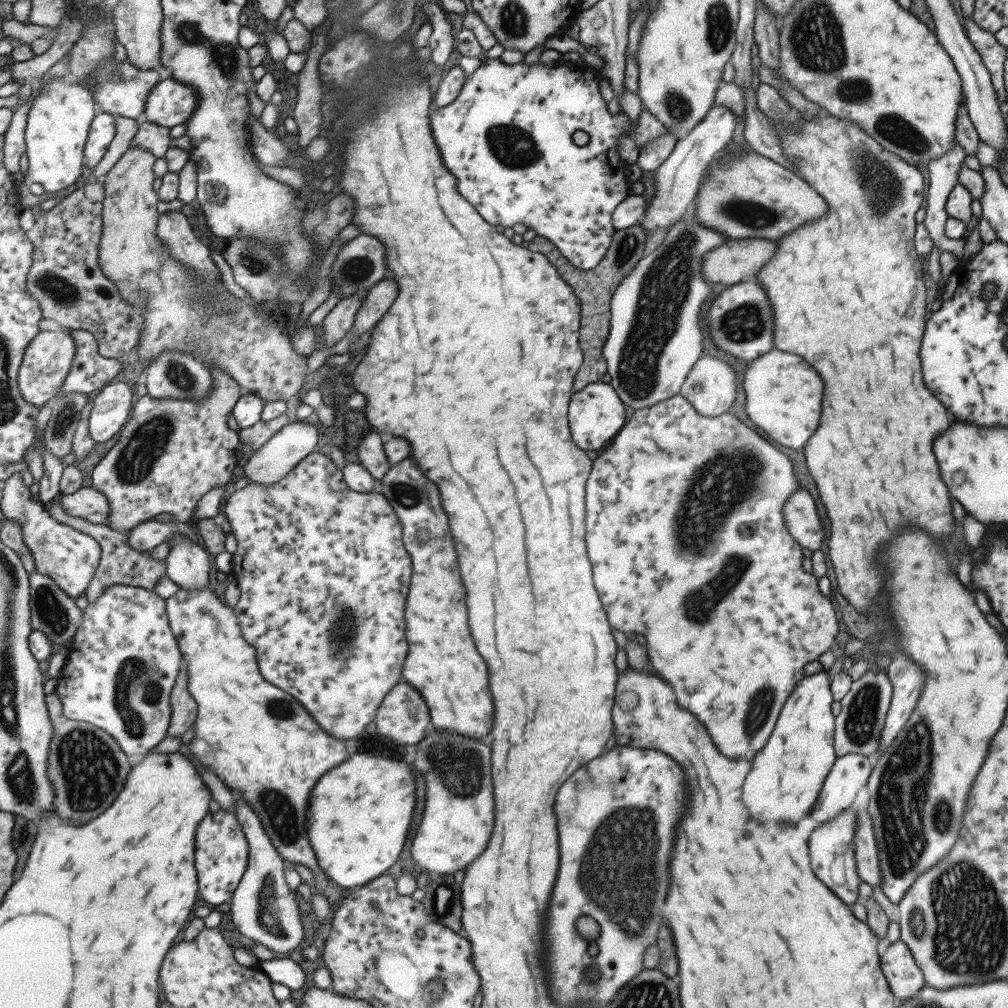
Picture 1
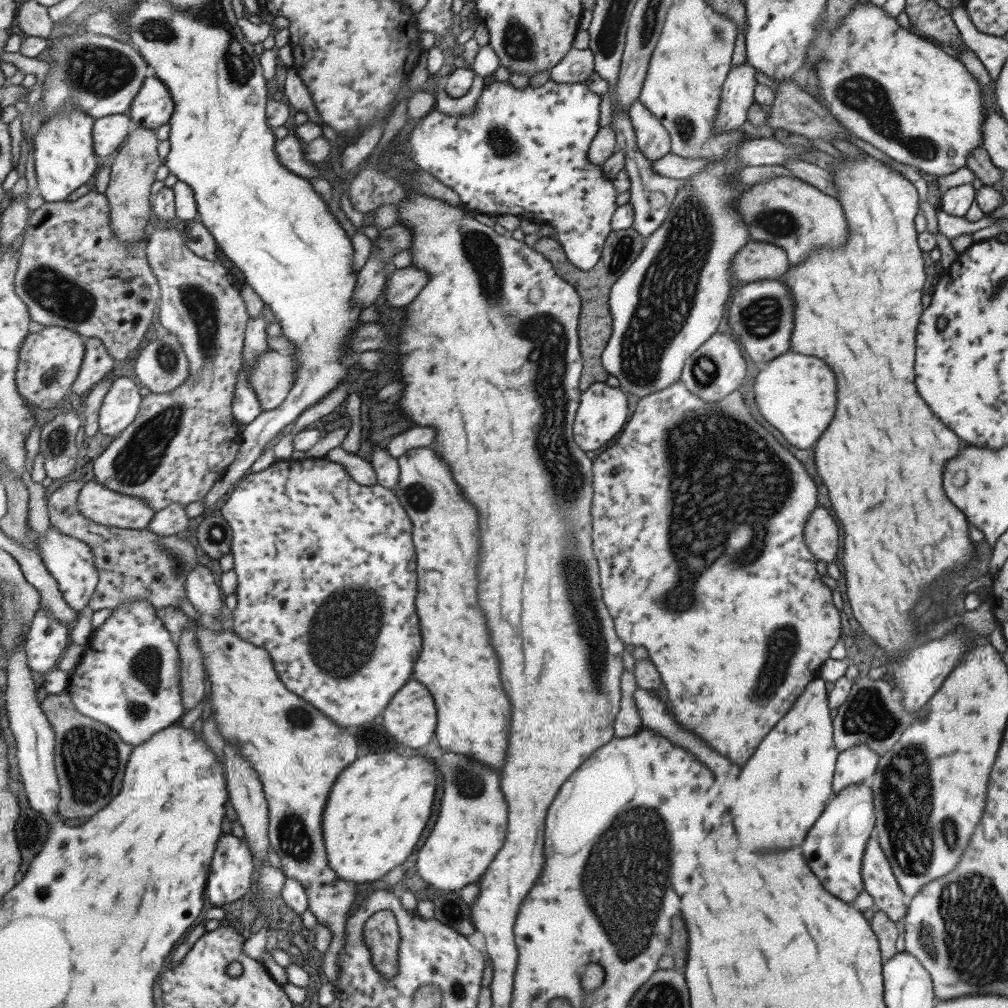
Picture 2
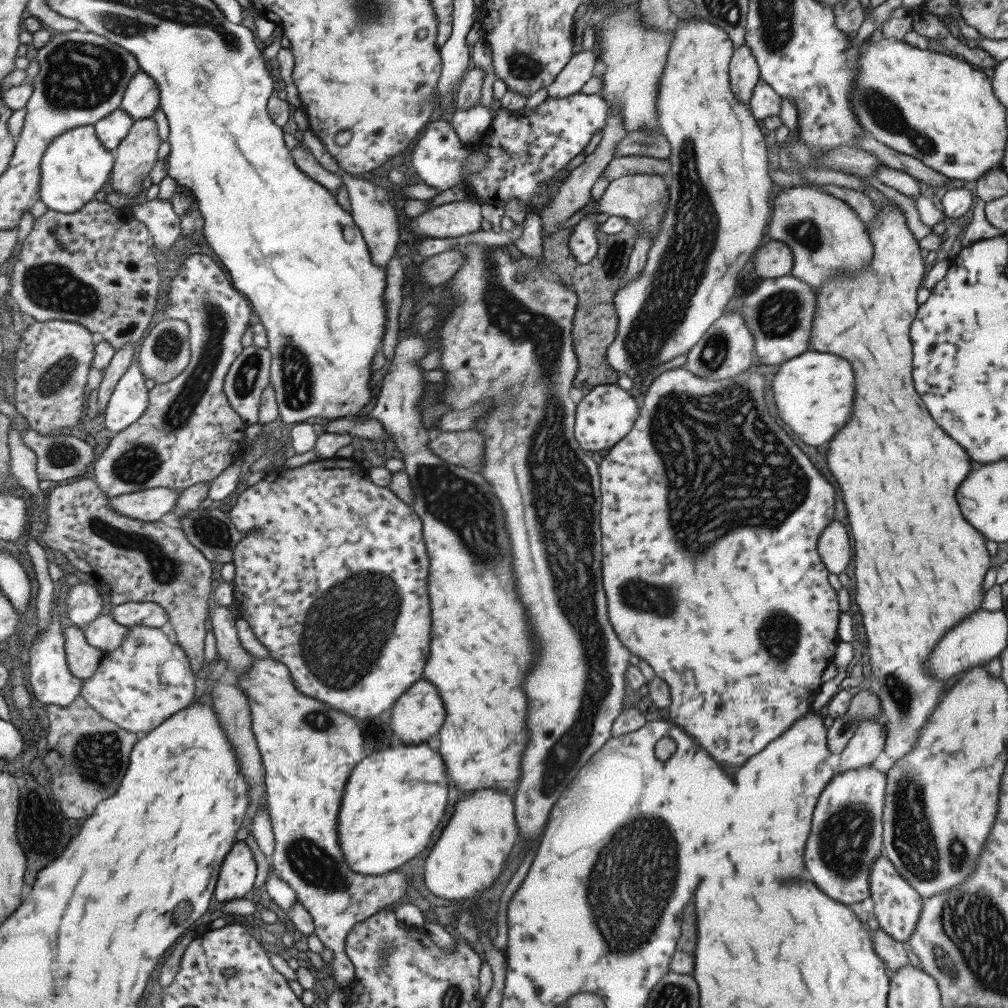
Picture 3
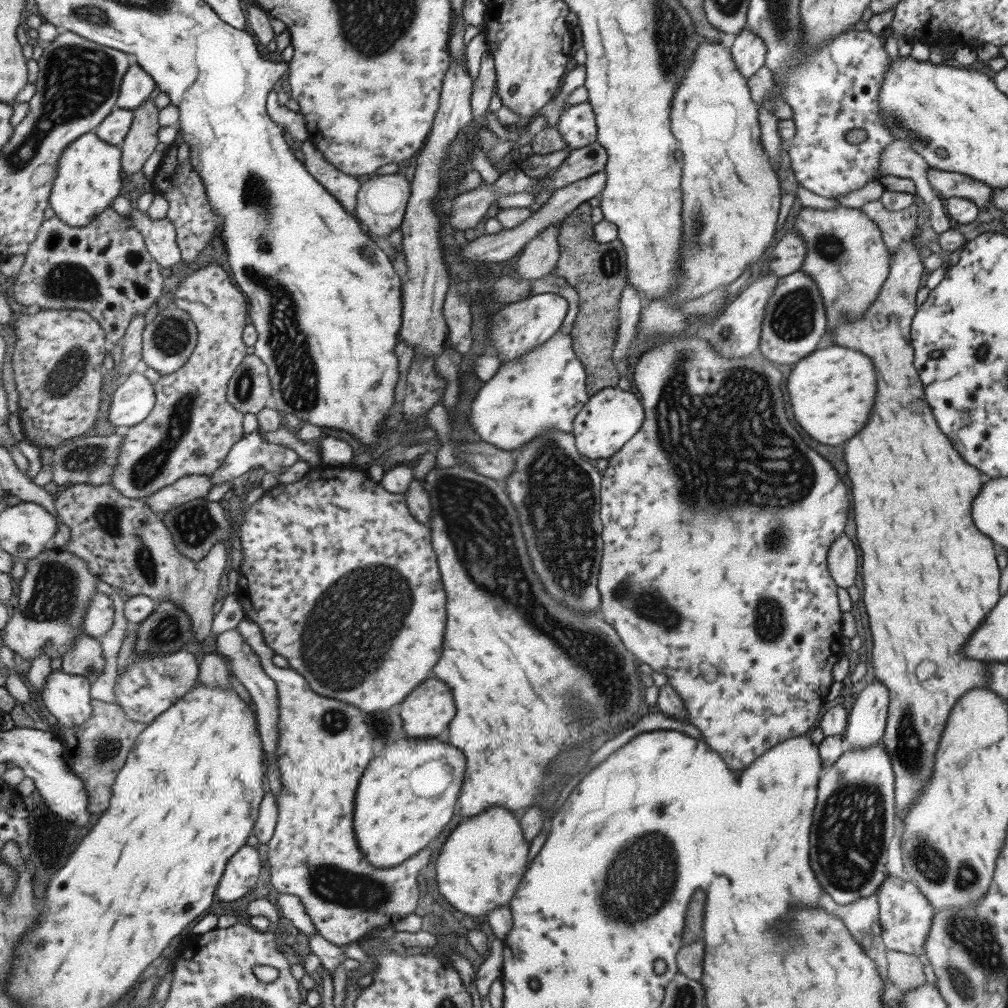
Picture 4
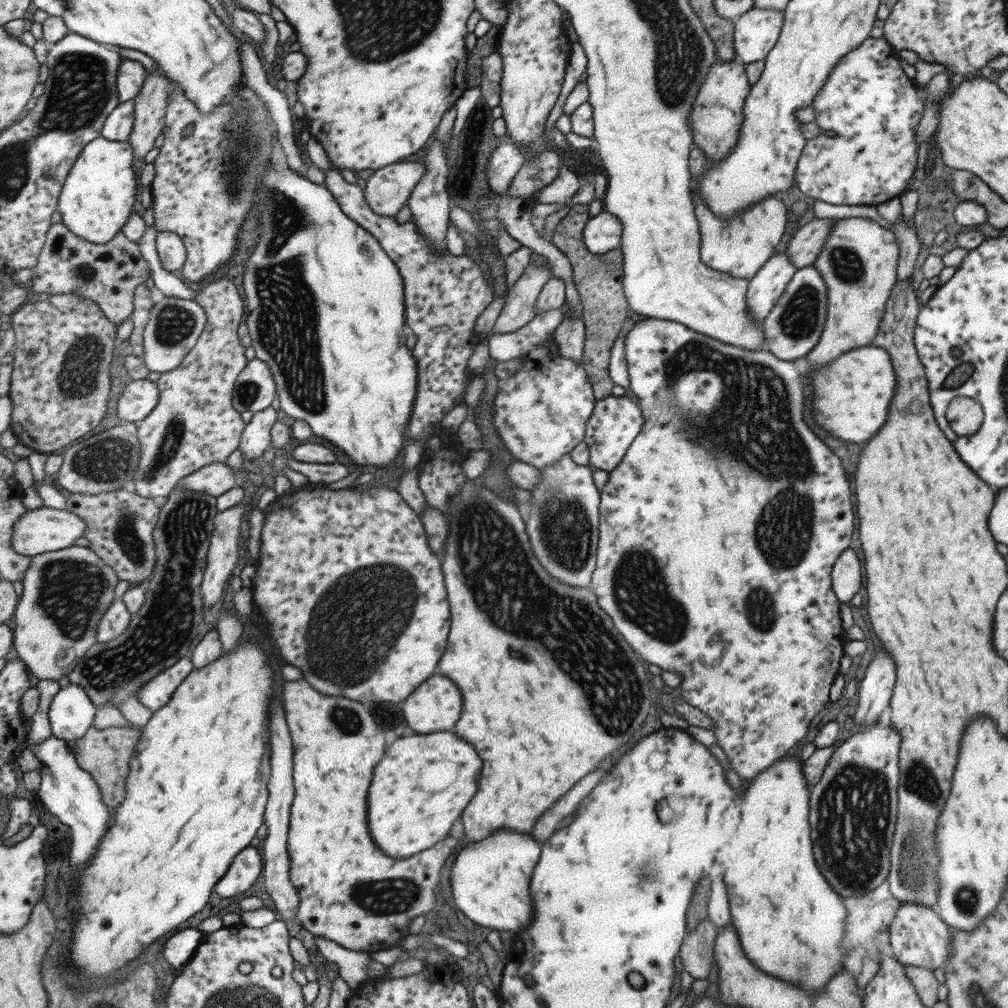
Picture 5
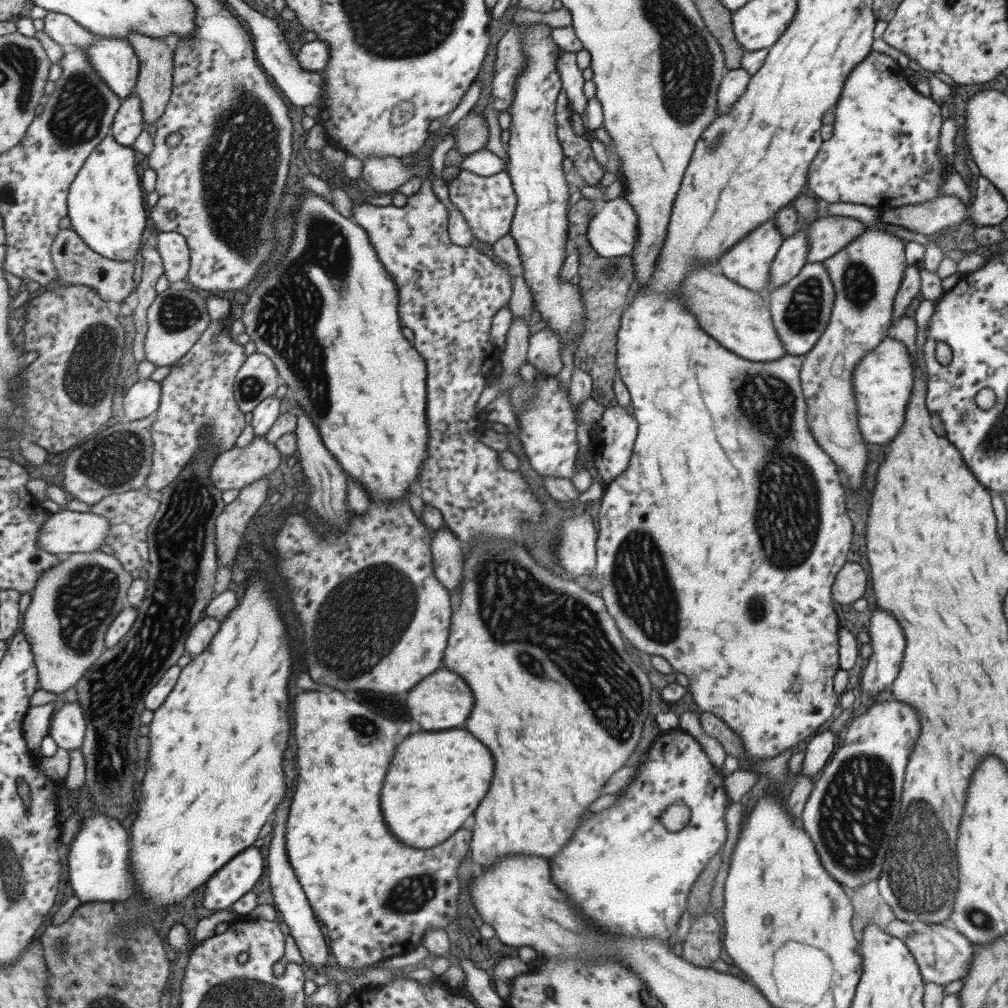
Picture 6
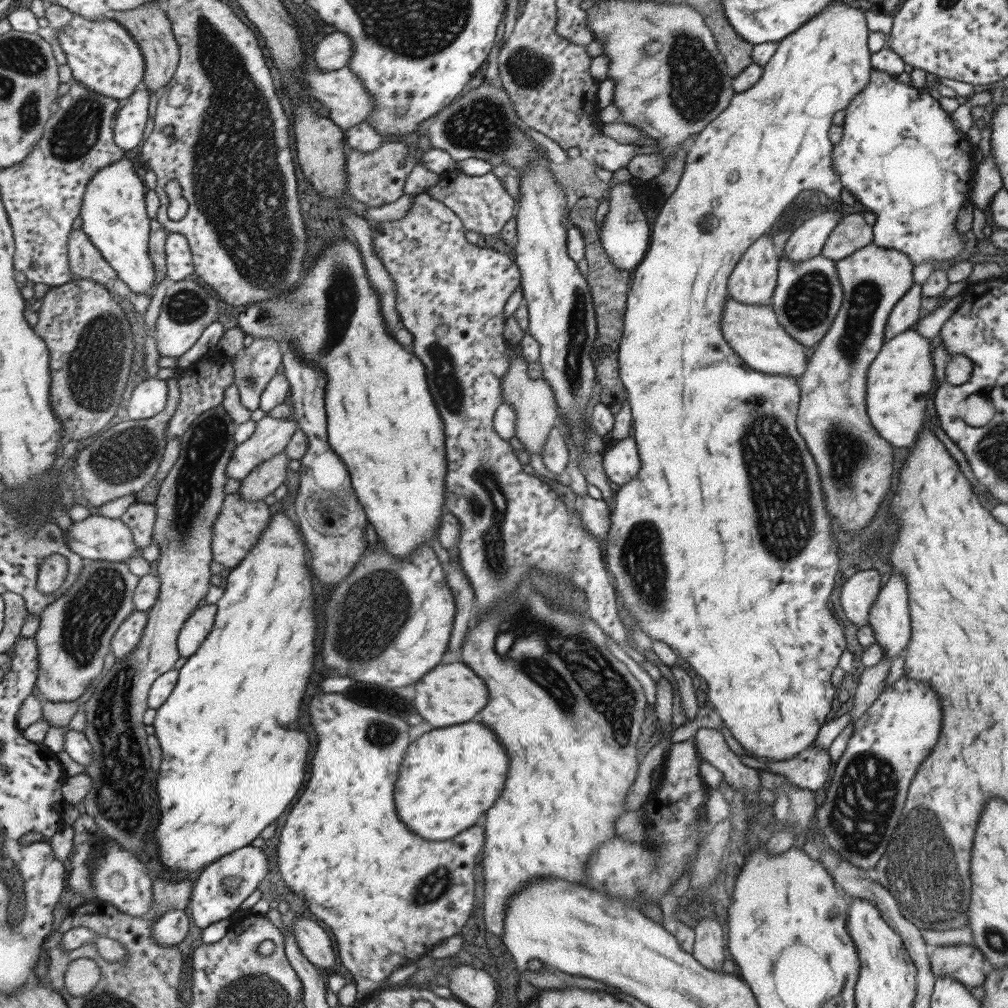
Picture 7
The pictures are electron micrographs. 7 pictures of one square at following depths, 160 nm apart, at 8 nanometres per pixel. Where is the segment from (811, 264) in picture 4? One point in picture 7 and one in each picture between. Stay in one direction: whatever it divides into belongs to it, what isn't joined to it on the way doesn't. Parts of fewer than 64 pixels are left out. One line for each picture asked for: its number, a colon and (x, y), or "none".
5: (857, 263)
6: (865, 275)
7: (854, 464)

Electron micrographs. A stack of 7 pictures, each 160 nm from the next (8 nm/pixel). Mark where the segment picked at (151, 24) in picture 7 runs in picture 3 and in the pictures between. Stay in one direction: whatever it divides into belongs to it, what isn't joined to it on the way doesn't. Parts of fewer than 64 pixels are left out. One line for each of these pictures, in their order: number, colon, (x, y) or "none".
3: (136, 155)
4: (142, 140)
5: (151, 104)
6: (155, 86)

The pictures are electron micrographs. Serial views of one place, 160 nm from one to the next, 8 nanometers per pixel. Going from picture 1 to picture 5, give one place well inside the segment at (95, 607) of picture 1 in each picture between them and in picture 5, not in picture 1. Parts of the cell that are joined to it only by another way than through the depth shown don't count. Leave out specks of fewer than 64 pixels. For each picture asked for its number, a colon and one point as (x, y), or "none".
2: (130, 678)
3: (139, 686)
4: (151, 685)
5: (158, 692)

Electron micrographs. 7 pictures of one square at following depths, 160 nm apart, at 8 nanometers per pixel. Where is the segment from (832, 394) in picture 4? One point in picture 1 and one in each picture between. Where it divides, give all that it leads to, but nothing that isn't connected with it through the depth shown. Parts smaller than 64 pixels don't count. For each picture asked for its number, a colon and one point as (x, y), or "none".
1: (777, 385)
2: (795, 393)
3: (812, 392)

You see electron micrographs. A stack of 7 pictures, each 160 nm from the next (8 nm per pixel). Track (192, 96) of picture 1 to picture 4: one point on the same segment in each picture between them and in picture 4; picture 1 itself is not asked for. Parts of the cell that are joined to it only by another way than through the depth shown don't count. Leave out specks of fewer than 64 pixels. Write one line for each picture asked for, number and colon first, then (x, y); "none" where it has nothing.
2: (154, 106)
3: (143, 98)
4: (138, 85)

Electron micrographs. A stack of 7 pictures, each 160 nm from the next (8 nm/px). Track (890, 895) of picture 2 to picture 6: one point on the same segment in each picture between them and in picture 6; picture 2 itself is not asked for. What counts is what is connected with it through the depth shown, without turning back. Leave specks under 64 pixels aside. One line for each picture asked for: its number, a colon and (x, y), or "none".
3: (896, 906)
4: (904, 914)
5: (917, 936)
6: (942, 955)

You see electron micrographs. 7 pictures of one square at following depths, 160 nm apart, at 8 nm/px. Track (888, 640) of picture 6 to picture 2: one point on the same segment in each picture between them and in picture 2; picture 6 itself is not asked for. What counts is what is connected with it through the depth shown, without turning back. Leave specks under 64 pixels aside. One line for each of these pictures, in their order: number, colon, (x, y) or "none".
2: (856, 764)
3: (867, 742)
4: (865, 723)
5: (874, 690)

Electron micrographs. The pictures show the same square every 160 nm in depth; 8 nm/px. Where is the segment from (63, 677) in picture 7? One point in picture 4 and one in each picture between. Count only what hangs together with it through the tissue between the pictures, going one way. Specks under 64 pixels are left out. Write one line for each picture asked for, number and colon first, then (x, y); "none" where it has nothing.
4: (56, 592)
5: (67, 592)
6: (74, 603)

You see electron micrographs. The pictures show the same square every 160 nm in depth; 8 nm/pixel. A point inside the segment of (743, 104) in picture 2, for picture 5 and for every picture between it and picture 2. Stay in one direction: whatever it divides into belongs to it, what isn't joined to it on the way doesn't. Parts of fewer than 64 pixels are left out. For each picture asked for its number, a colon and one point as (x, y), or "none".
3: (742, 69)
4: (747, 50)
5: (755, 32)

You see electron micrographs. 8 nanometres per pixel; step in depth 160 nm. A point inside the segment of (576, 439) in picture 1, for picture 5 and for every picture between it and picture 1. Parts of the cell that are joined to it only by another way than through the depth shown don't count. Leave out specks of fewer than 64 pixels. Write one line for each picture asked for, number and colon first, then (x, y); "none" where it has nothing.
2: (602, 410)
3: (603, 416)
4: (610, 417)
5: (613, 423)

